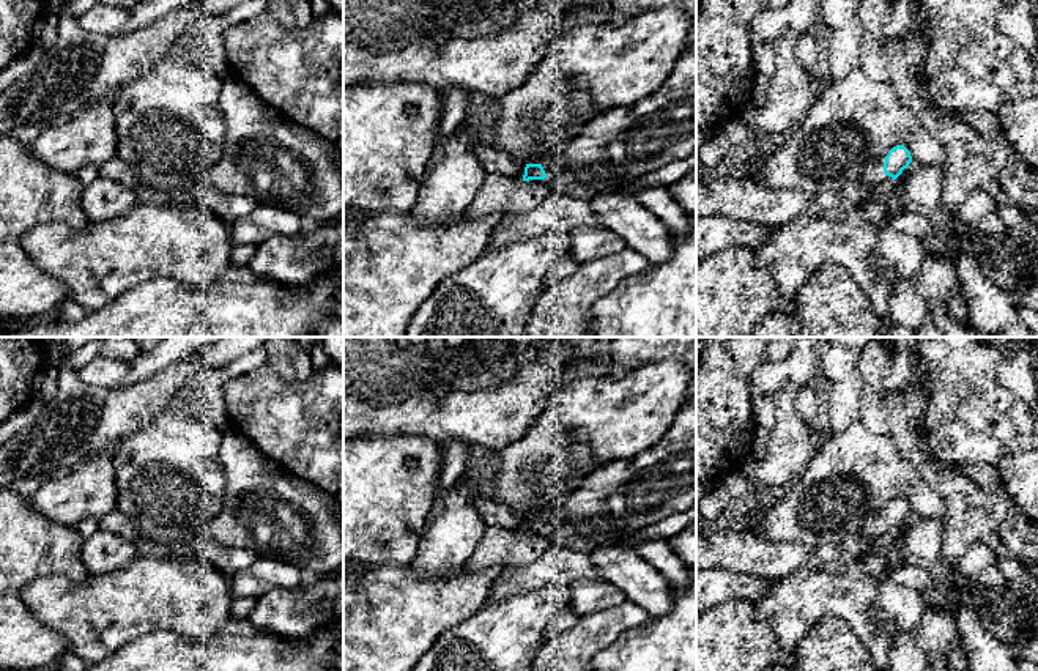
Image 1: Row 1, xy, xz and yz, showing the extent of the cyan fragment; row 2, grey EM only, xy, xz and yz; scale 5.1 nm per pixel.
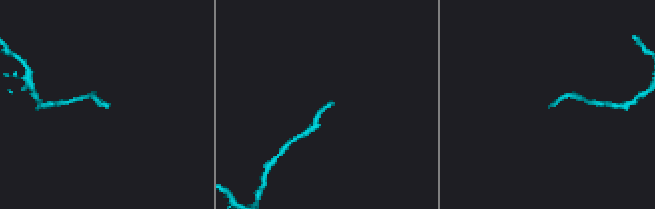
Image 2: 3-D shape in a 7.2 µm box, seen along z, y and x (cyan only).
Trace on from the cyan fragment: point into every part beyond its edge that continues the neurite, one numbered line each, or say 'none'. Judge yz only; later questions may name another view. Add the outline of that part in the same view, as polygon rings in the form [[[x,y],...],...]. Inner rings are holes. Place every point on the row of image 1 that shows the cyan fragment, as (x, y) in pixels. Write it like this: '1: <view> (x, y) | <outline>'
1: yz (874, 177) | [[[885,151],[874,164],[863,173],[862,181],[873,191],[880,191],[890,186],[895,180],[884,173],[884,162],[888,151]]]

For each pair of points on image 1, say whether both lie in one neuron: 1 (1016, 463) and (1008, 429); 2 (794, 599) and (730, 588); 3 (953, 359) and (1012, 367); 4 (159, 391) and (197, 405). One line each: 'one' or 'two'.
1: two
2: two
3: two
4: one

